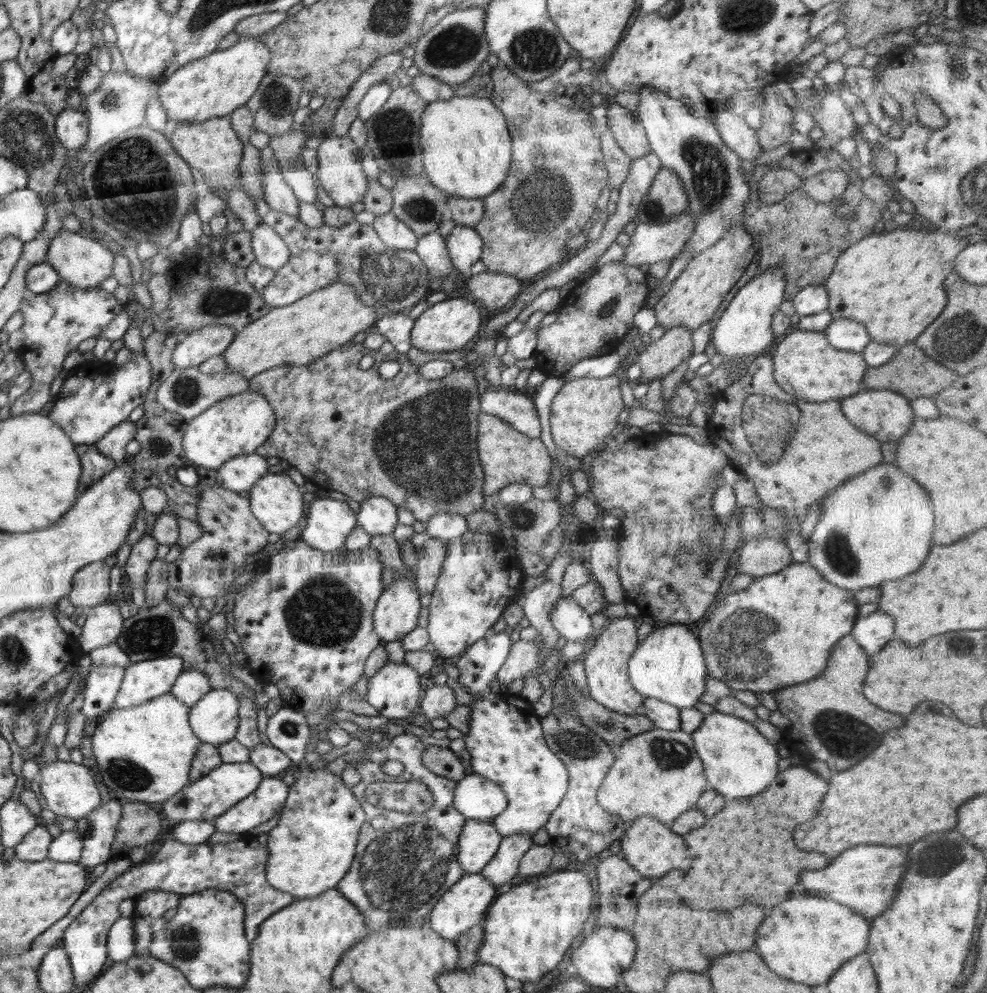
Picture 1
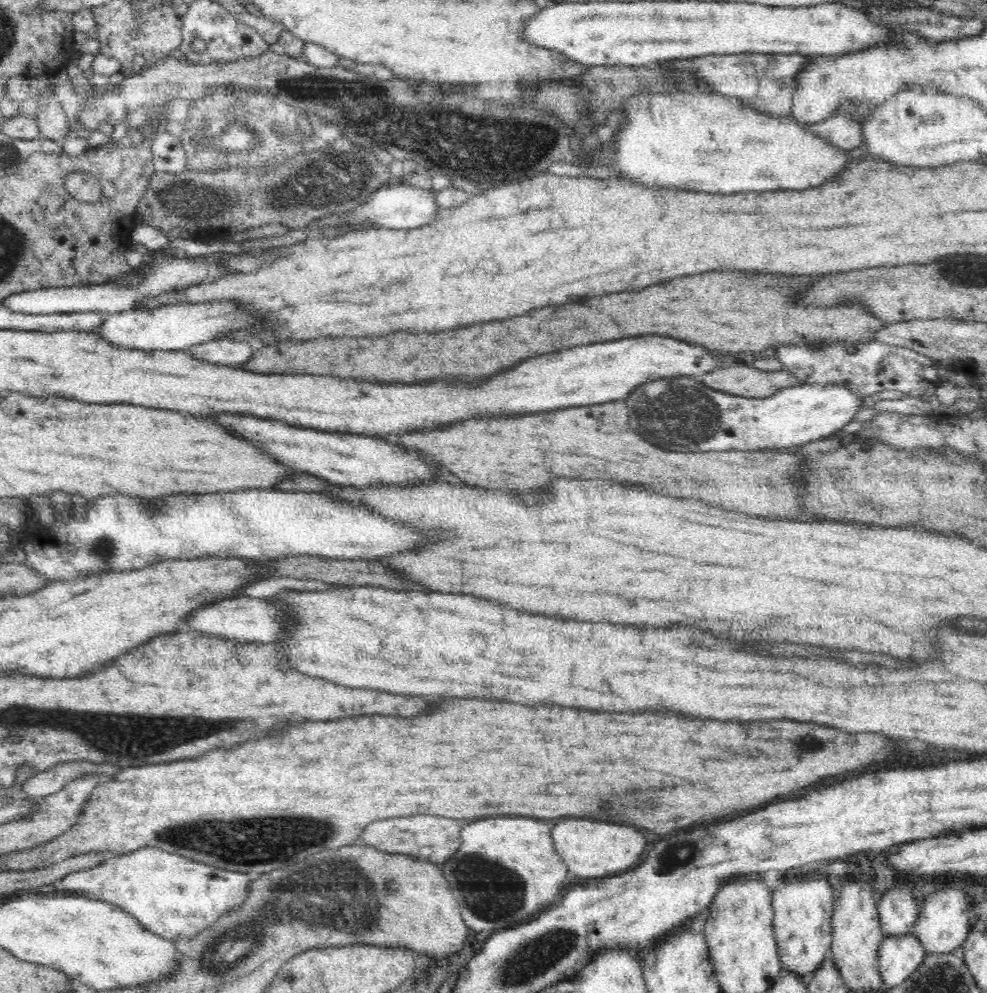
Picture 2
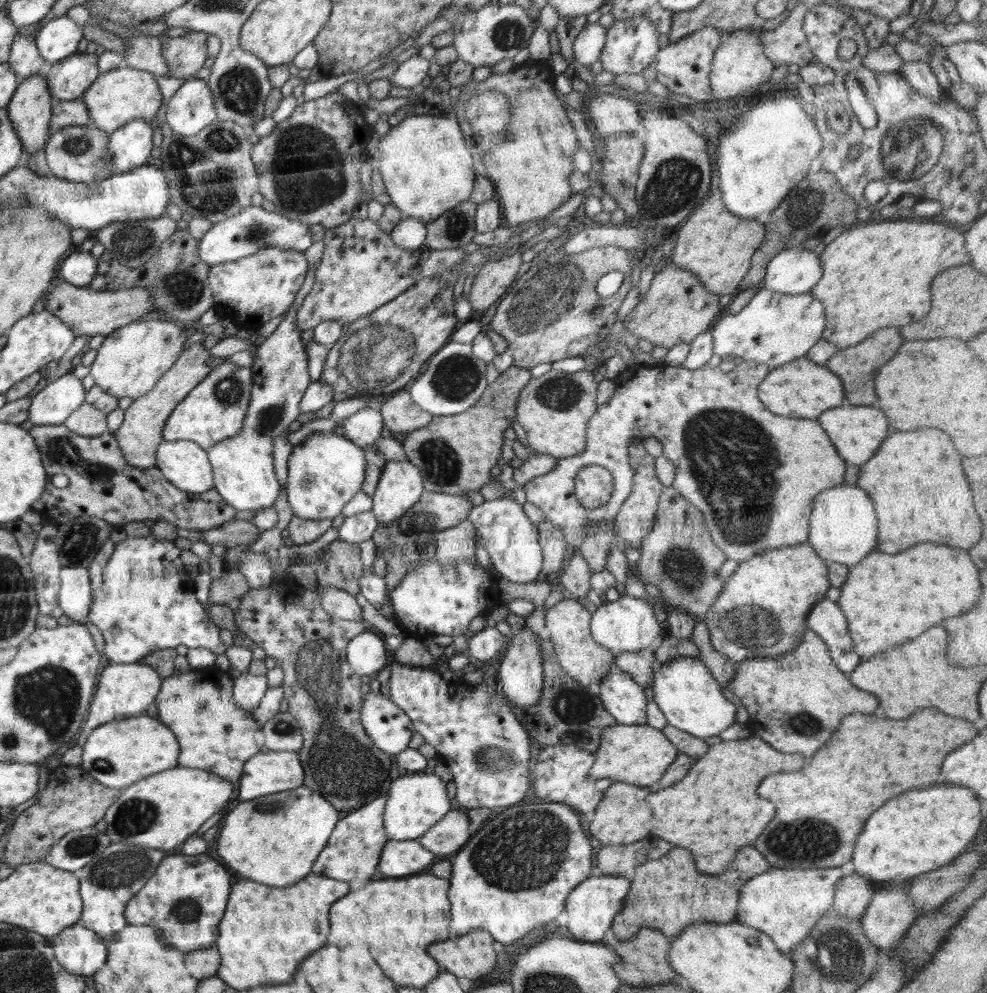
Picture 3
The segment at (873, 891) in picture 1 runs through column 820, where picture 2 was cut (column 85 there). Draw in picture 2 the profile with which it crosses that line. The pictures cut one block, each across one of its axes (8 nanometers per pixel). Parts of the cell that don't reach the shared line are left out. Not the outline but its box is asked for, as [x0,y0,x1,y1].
[54,848,250,942]

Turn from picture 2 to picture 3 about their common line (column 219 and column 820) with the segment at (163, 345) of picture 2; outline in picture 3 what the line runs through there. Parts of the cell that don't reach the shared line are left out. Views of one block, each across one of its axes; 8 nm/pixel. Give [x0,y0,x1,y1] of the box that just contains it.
[712,287,826,370]

